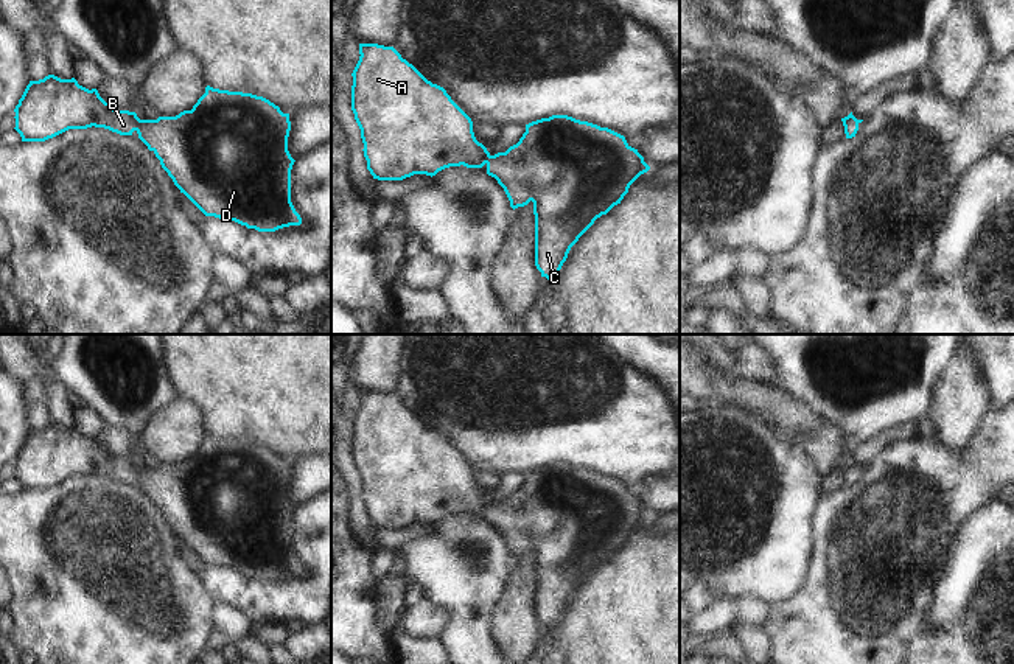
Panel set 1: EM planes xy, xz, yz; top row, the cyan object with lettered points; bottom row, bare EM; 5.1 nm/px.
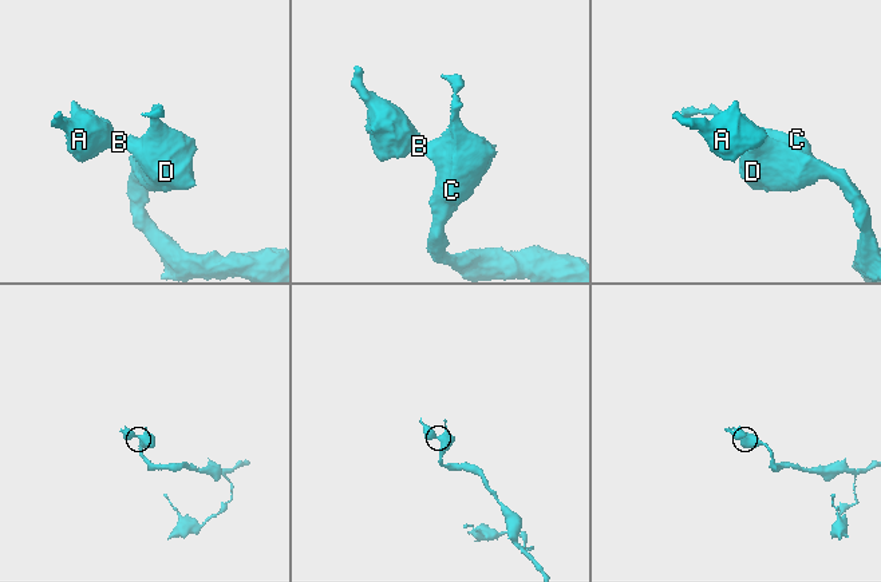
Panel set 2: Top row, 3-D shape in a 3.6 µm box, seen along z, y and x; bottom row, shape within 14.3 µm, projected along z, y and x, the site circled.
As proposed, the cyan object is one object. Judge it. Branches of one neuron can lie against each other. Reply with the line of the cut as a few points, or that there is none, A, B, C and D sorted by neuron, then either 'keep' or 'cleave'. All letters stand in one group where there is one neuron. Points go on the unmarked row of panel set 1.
no cut; A B C D; keep

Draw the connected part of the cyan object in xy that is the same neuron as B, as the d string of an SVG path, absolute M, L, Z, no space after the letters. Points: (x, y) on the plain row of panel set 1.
M48 423L44 428L30 429L14 460L14 477L20 482L22 490L45 490L68 477L87 477L92 474L104 476L120 484L132 484L135 479L138 487L160 508L162 516L180 541L205 564L230 568L258 580L275 580L302 572L302 566L291 550L291 518L295 508L288 499L289 462L283 462L278 454L263 445L207 434L205 442L191 459L184 459L176 465L140 468L135 460L114 457L100 445L96 437L89 439L79 434L75 426L61 428Z

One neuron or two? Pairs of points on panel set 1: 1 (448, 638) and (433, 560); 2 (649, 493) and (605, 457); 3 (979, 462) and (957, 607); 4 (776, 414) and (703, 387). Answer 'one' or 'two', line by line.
1: one
2: two
3: two
4: one

